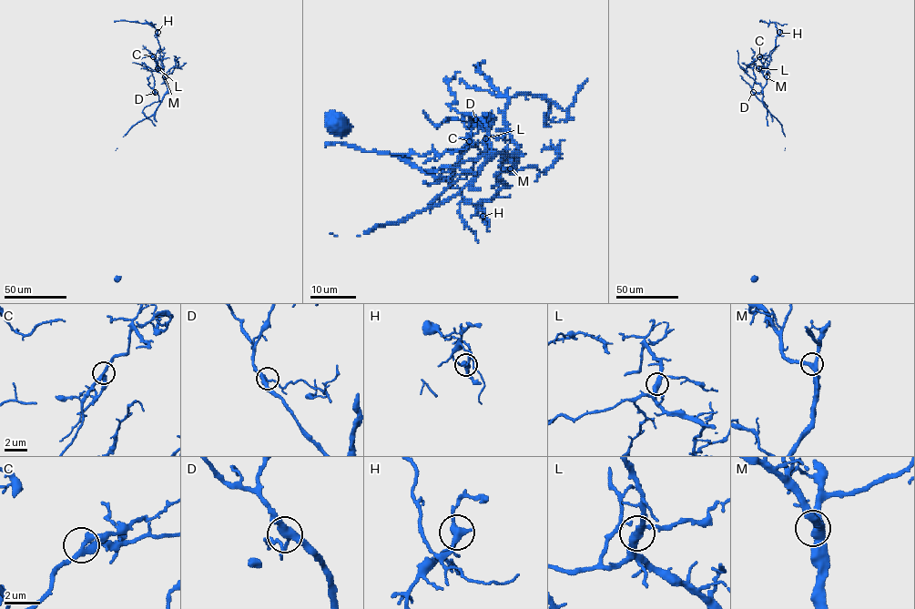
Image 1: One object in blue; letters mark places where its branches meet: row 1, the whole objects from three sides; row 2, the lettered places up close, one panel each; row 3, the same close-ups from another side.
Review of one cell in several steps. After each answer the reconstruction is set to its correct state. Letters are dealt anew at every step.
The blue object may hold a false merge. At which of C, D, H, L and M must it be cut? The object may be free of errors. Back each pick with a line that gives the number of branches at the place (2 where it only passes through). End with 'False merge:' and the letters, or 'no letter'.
H: 3
False merge: H

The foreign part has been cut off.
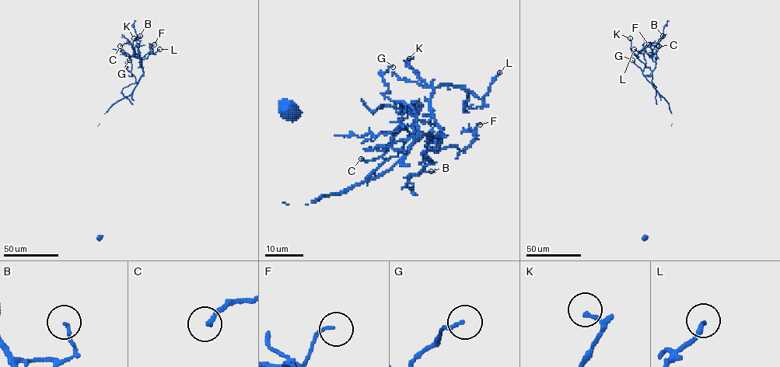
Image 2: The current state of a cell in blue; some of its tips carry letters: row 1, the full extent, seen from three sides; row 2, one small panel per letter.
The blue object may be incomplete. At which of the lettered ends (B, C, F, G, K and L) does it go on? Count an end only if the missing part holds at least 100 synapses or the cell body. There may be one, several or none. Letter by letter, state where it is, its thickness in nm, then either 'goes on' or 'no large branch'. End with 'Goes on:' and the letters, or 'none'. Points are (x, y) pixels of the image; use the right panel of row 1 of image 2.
B: place (662, 36); calibre 110 nm; no large branch
C: place (659, 46); calibre 180 nm; no large branch
F: place (648, 44); calibre 110 nm; no large branch
G: place (632, 60); calibre 130 nm; no large branch
K: place (630, 38); calibre 120 nm; no large branch
L: place (634, 49); calibre 170 nm; no large branch
Goes on: none

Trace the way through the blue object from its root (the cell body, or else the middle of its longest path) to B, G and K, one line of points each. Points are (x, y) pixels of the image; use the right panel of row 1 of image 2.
B: (646, 237), (671, 125), (669, 104), (652, 83), (652, 71), (655, 65), (652, 58), (662, 36)
G: (646, 237), (671, 125), (672, 113), (668, 103), (632, 60)
K: (646, 237), (671, 125), (672, 113), (669, 103), (652, 84), (652, 71), (631, 50), (630, 38)

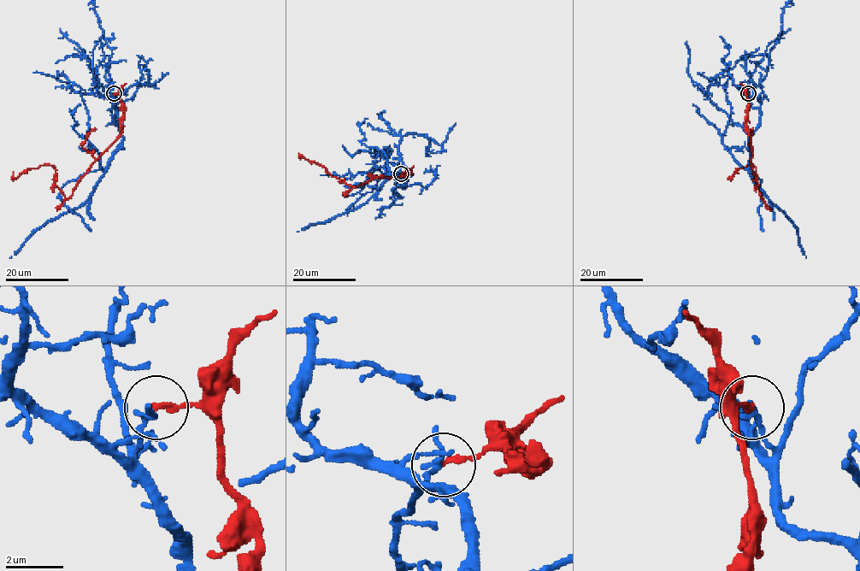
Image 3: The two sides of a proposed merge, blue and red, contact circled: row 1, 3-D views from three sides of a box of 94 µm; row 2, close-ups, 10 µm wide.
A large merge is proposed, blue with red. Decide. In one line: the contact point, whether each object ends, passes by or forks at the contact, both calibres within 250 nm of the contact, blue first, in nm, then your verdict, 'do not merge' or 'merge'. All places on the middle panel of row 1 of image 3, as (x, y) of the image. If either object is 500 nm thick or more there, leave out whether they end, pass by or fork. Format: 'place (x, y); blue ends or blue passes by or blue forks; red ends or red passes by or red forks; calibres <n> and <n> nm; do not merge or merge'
place (401, 173); blue passes by; red ends; calibres 150 and 170 nm; do not merge

